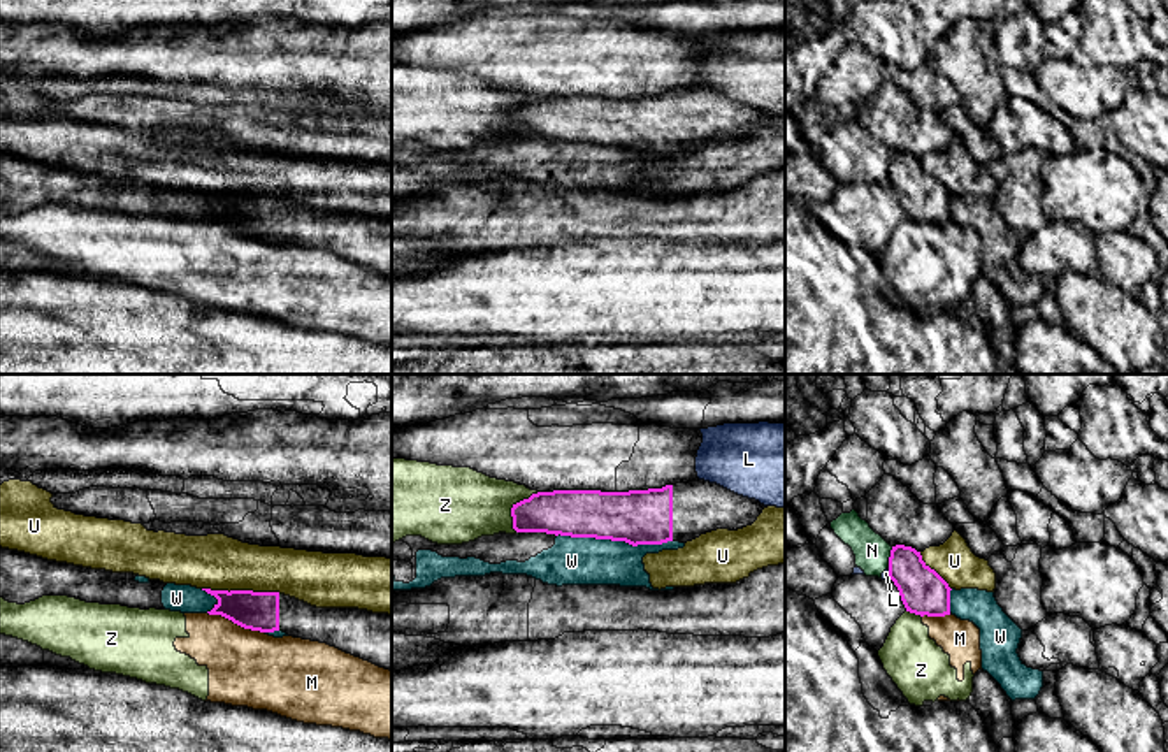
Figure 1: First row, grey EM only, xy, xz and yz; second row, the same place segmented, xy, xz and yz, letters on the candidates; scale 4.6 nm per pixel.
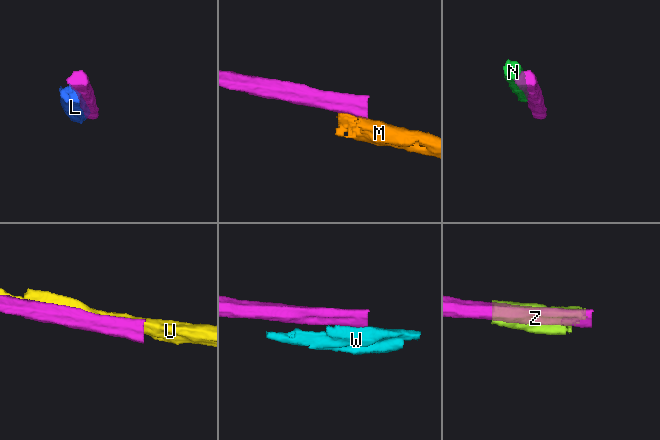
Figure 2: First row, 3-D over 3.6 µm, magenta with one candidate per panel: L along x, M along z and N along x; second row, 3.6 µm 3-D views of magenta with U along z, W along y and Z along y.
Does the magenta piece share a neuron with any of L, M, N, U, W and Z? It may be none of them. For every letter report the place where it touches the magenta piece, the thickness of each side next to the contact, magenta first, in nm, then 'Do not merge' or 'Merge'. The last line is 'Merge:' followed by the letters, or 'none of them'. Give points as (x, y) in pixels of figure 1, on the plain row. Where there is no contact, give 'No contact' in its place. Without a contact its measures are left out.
L: Touches magenta at yz (889, 180). Thickness 220 nm (magenta) against 30 nm. Do not merge
M: Touches magenta at xy (236, 229). Thickness 180 nm (magenta) against 360 nm. Do not merge
N: Touches magenta at yz (889, 164). Thickness 220 nm (magenta) against 160 nm. Do not merge
U: Touches magenta at xy (241, 197). Thickness 180 nm (magenta) against 260 nm. Do not merge
W: Touches magenta at xz (615, 146). Thickness 260 nm (magenta) against 220 nm. Do not merge
Z: Touches magenta at xz (513, 113). Thickness 200 nm (magenta) against 340 nm. Do not merge
Merge: none of them

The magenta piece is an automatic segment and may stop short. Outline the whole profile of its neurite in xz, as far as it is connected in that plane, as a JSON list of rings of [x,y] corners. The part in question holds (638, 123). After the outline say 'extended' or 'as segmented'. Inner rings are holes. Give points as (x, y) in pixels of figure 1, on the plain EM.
[[[704,86],[666,91],[662,95],[601,98],[601,97],[553,97],[537,98],[511,114],[516,139],[546,139],[571,144],[595,144],[638,151],[687,149],[701,141],[752,132],[768,114],[755,105],[738,102]]]; extended

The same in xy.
[[[202,197],[218,206],[214,214],[207,218],[209,221],[221,221],[251,237],[283,237],[293,244],[327,249],[392,278],[392,221],[388,220],[372,220],[358,214],[316,214],[279,199]]]; extended

